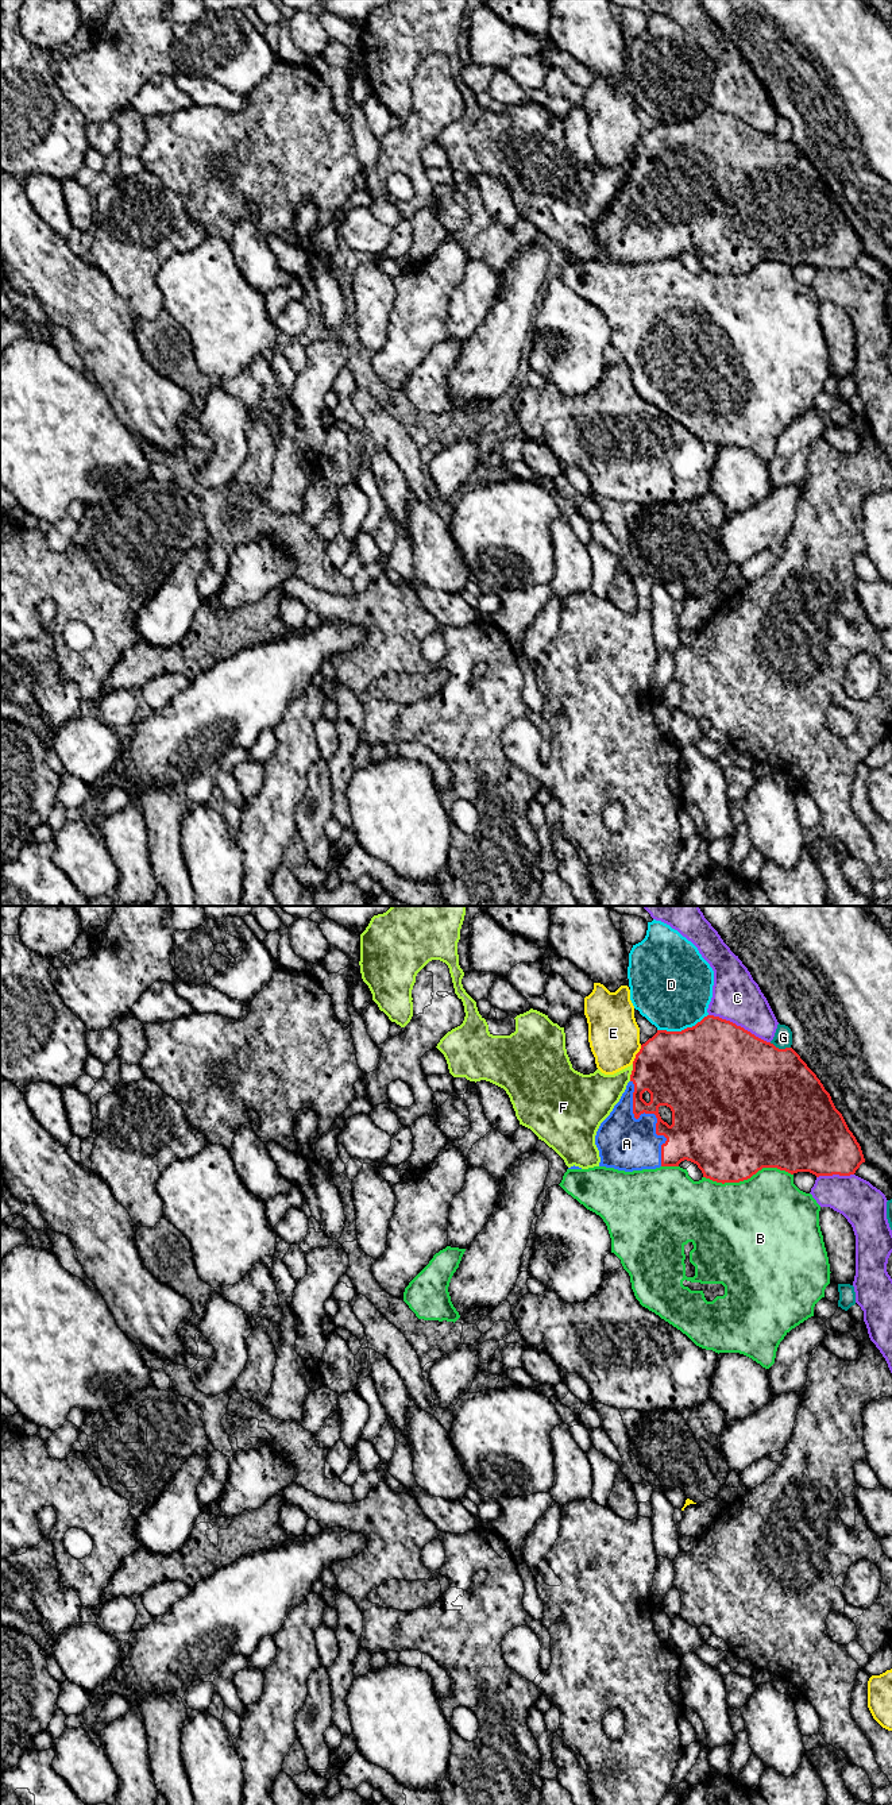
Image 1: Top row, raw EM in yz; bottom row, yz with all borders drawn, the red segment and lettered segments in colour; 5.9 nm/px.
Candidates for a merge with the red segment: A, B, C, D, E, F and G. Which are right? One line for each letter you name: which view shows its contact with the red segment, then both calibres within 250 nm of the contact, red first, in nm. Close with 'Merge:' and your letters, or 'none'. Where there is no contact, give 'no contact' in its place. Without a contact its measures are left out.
A: meets red in yz; 360 nm thick on the red side, 320 nm on the other
Merge: A

